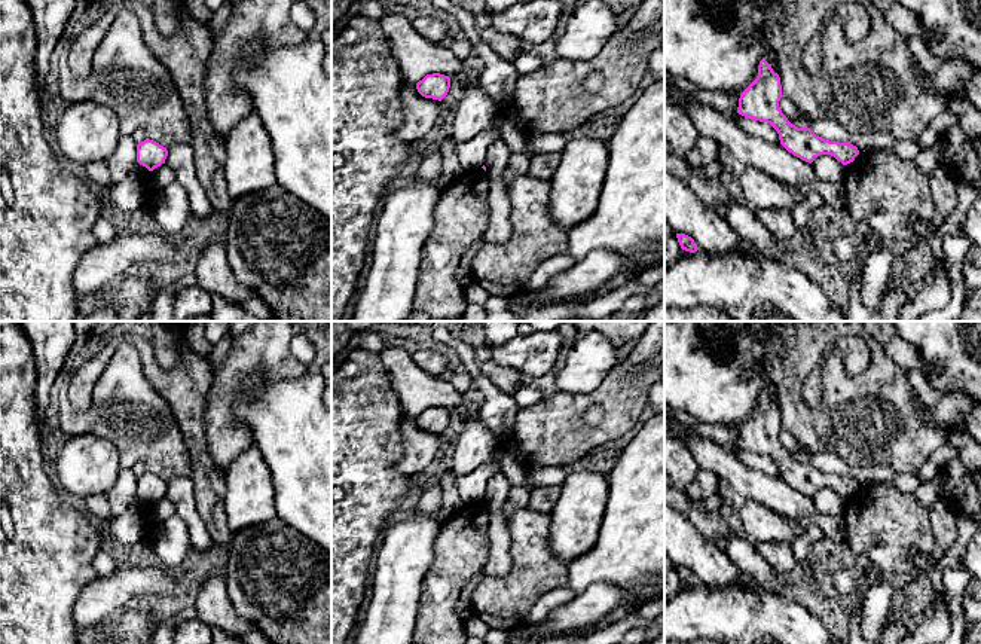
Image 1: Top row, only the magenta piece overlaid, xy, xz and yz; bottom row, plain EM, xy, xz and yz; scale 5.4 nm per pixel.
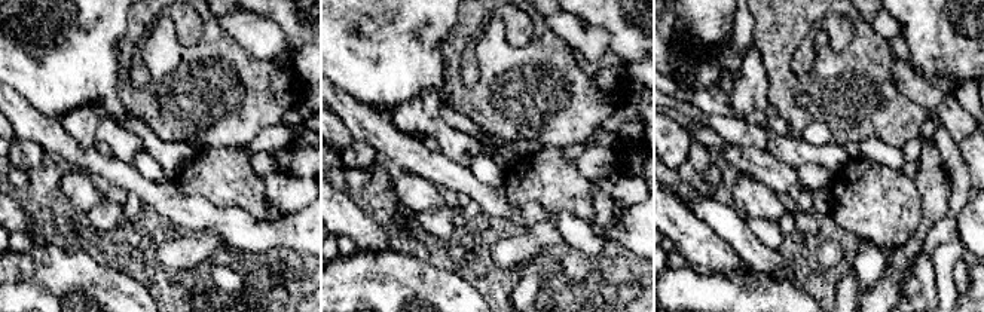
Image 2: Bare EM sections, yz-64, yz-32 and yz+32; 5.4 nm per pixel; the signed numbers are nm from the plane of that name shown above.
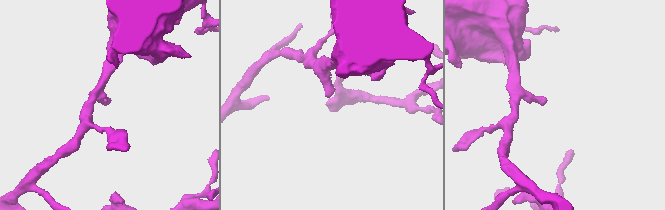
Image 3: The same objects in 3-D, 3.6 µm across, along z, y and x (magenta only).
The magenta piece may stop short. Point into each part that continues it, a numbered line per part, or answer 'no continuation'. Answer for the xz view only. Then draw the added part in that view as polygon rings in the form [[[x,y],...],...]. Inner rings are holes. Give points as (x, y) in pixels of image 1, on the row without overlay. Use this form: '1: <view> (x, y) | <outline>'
no continuation

